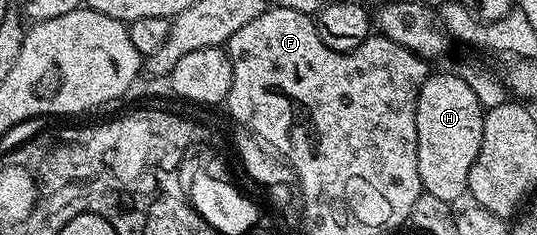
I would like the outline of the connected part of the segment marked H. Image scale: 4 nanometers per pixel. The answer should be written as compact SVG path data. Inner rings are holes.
M431 73L426 77L420 88L420 96L416 100L416 160L420 164L420 180L425 193L449 204L456 203L461 194L467 193L468 172L472 172L472 164L476 164L480 140L484 136L483 113L484 108L480 100L476 100L476 92L472 92L461 73Z

